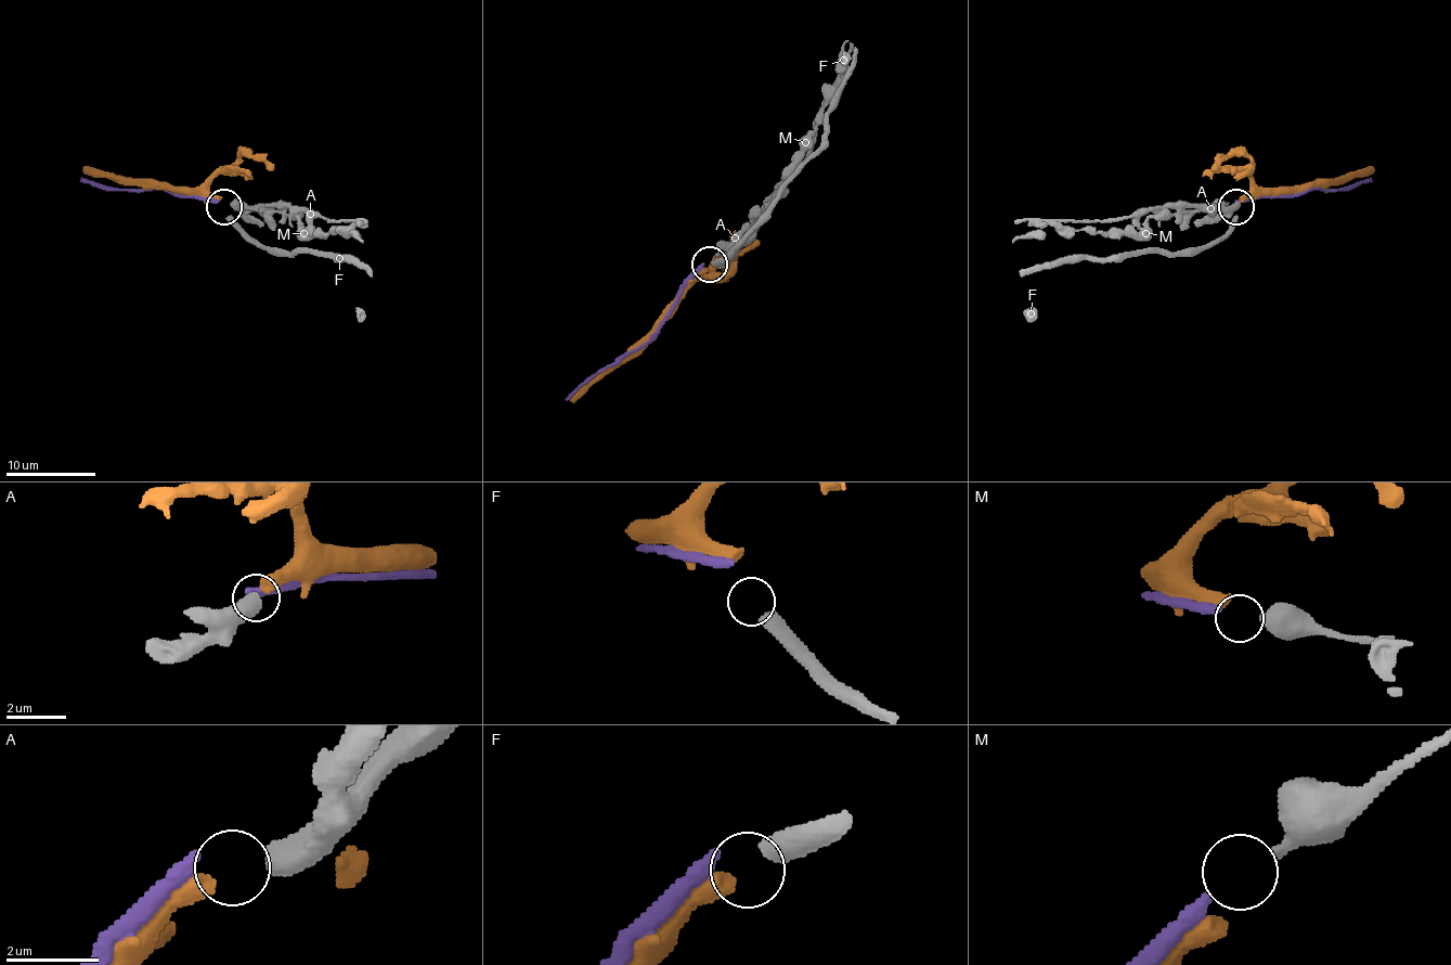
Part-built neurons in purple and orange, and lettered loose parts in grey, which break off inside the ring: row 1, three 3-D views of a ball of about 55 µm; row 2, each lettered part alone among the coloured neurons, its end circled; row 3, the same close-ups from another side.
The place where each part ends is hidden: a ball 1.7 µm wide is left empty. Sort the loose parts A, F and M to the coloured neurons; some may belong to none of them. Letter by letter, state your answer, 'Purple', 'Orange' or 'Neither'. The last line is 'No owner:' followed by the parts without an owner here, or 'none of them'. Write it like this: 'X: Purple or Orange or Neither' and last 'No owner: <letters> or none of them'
A: Orange
F: Neither
M: Neither
No owner: F, M

